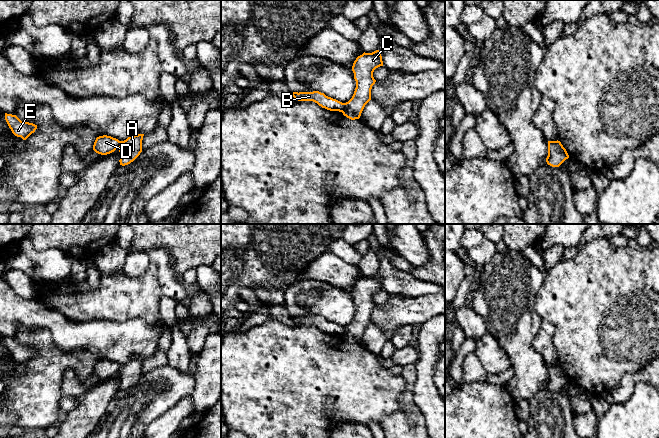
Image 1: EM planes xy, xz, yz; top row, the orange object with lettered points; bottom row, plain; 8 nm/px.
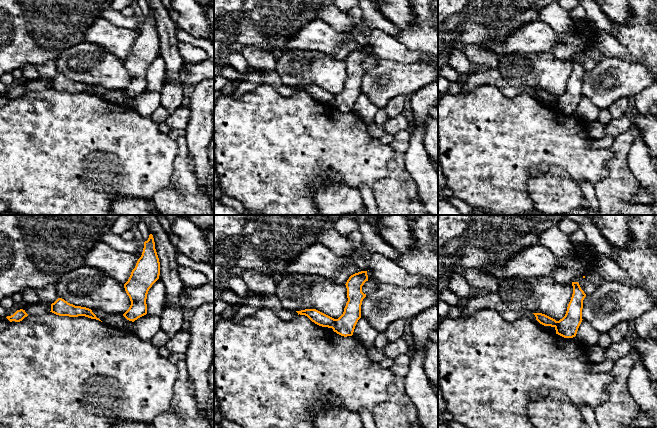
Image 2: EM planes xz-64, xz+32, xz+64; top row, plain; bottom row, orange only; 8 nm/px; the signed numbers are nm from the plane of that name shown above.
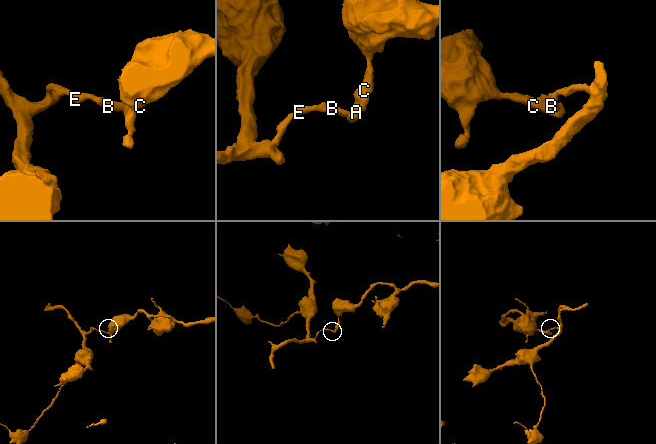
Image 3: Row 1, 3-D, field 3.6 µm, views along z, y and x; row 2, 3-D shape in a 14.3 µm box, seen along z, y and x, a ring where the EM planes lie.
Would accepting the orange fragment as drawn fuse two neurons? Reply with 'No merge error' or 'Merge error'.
Merge error

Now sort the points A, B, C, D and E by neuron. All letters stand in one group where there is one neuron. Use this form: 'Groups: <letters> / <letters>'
Groups: A C / B D E

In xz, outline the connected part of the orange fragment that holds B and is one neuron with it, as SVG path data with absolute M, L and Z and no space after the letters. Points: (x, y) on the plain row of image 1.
M319 315L313 316L291 316L291 319L298 325L313 325L322 332L330 335L342 336L344 328L336 323L326 320L324 317Z

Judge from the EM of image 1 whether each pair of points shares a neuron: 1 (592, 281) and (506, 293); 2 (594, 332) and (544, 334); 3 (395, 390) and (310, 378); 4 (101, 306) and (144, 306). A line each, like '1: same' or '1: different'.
1: different
2: different
3: same
4: same

